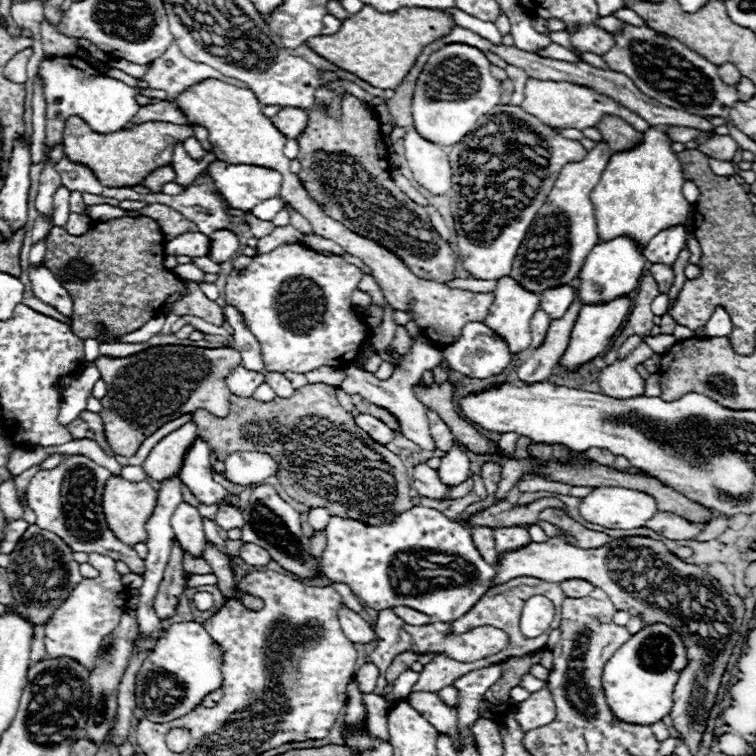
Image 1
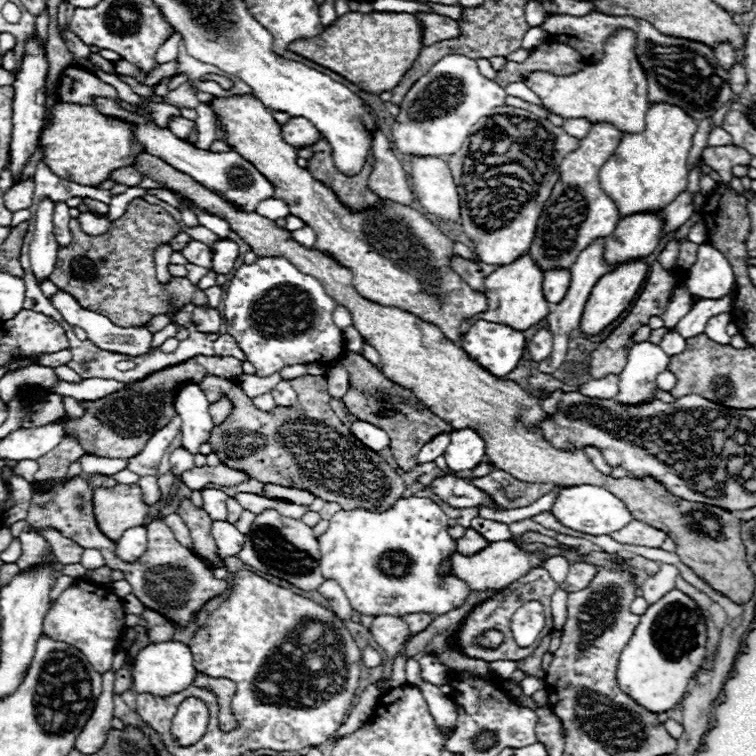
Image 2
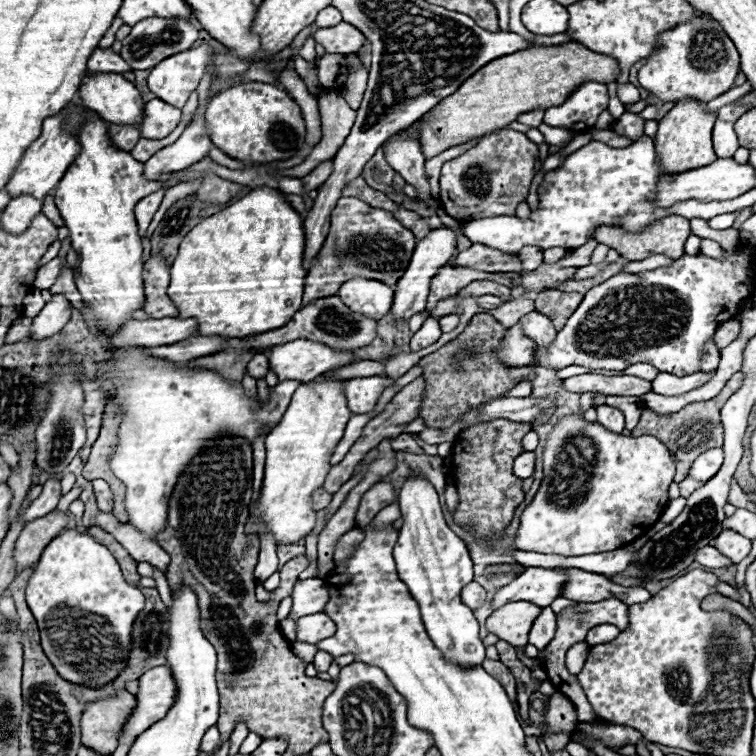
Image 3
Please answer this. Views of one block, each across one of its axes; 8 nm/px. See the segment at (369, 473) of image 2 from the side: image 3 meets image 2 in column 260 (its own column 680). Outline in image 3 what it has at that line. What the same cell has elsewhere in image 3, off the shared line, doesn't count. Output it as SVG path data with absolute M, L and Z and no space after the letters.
M742 372L734 374L716 398L712 398L708 402L688 404L686 408L682 408L676 414L660 416L660 414L654 414L652 410L644 408L638 426L632 430L632 436L650 434L650 436L656 436L660 442L664 442L668 446L668 450L672 452L674 460L676 460L676 476L674 476L674 480L682 482L684 478L688 478L692 462L696 460L696 456L700 456L700 452L706 452L708 448L720 448L724 444L724 426L720 422L720 410L726 404L726 400L742 386L742 380L744 380Z

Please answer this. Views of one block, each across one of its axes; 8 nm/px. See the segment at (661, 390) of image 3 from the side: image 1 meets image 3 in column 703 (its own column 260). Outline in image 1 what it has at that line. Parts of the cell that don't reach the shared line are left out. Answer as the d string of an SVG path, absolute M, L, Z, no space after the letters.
M238 366L230 376L228 376L228 388L232 390L232 394L236 396L252 396L254 390L266 380L266 376L262 372L250 372L242 366Z

